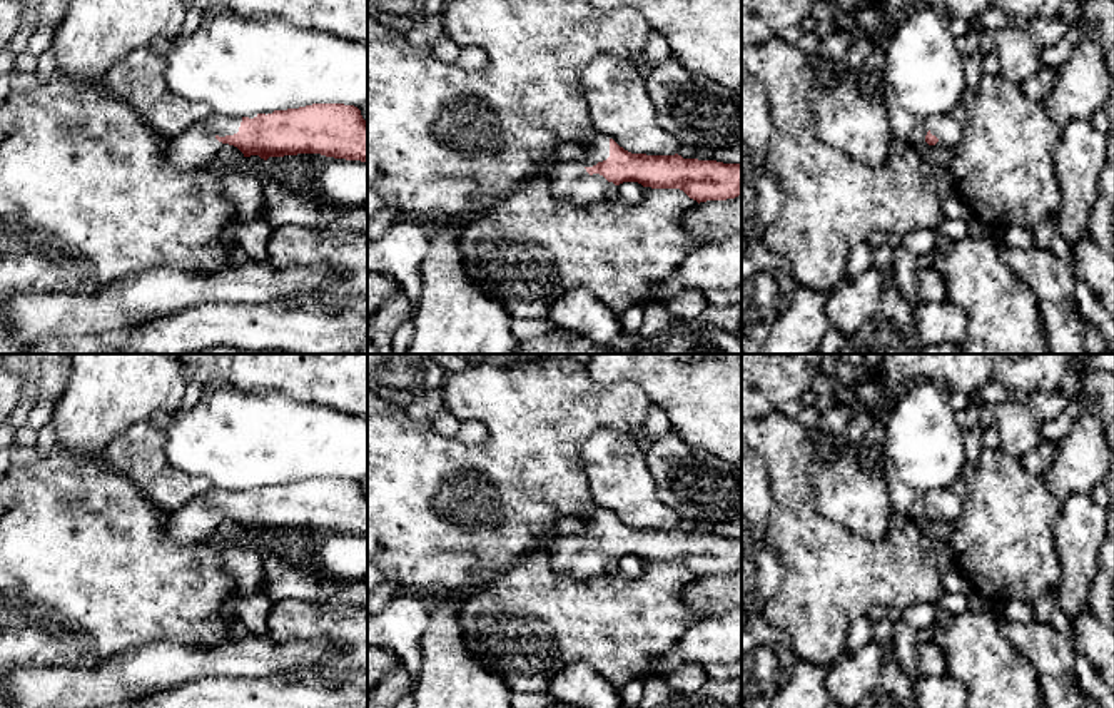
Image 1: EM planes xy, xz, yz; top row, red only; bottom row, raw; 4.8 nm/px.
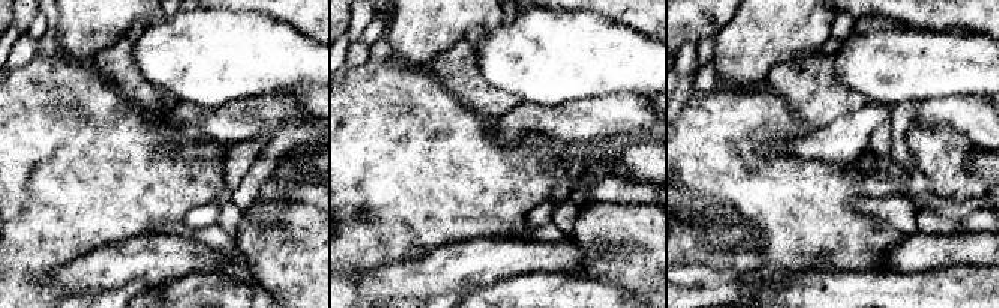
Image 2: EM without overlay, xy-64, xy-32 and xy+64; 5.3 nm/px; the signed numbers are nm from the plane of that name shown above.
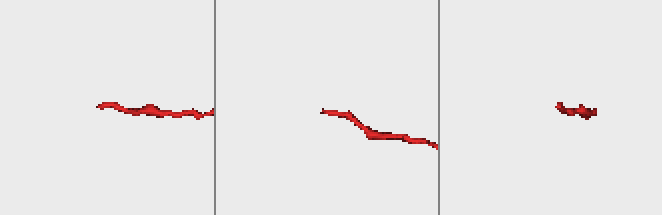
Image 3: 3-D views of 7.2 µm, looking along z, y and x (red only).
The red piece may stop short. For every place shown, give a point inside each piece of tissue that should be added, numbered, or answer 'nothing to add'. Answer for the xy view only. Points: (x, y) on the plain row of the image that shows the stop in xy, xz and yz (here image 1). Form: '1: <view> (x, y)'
1: xy (196, 521)

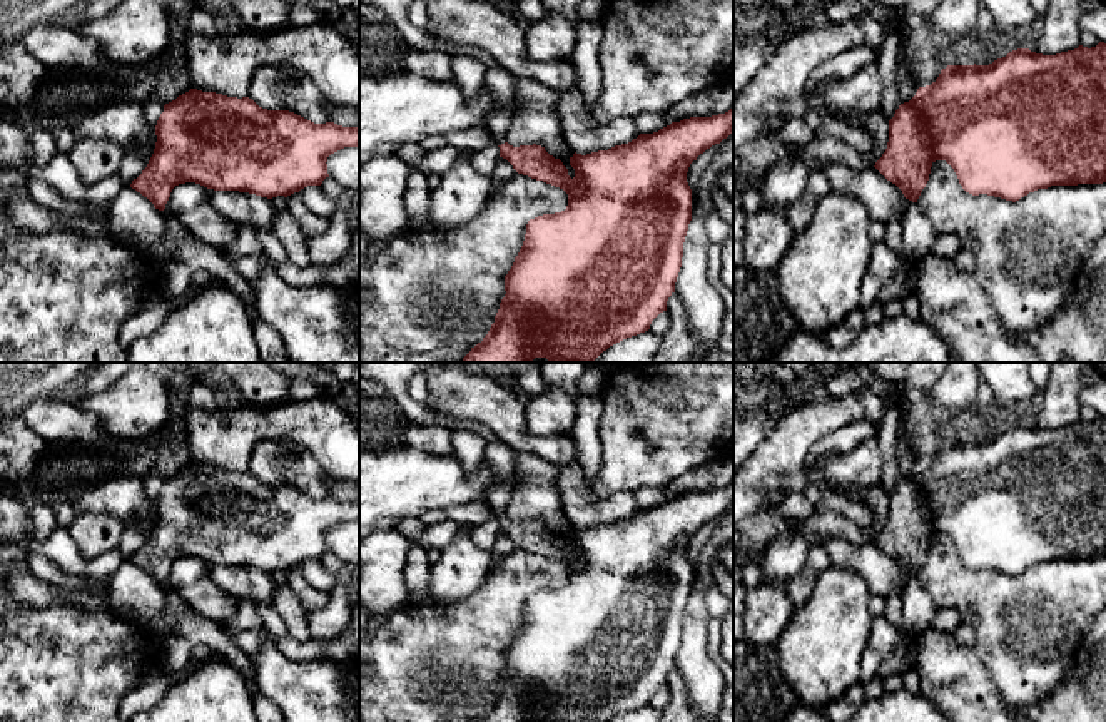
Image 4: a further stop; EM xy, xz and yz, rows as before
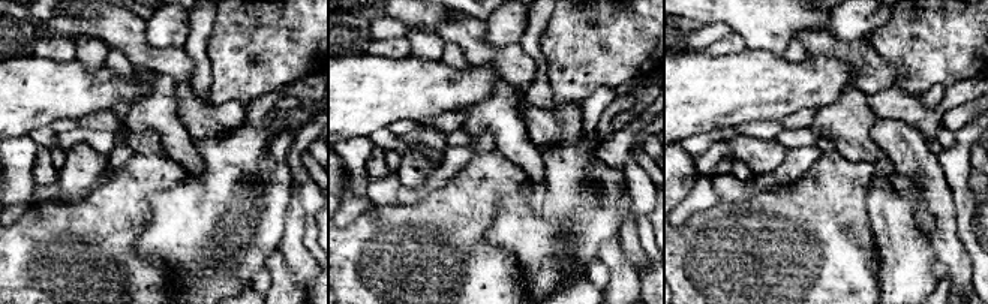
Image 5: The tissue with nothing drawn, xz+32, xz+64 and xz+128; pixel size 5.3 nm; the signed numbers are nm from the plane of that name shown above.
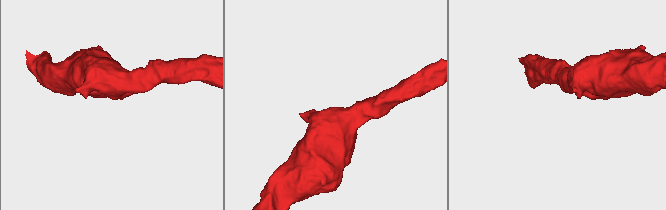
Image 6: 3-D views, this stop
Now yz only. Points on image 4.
1: yz (918, 607)

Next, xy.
1: xy (177, 619)

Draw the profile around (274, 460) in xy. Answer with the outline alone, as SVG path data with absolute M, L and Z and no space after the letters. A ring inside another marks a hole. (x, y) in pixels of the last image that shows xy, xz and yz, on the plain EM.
M261 440L252 450L247 471L267 485L289 485L314 498L329 496L322 466L304 445L291 440Z

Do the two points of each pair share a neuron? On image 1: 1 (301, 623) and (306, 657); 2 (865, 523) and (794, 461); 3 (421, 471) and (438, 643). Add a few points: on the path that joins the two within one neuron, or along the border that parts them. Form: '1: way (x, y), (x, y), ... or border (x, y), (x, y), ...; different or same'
1: border (268, 633), (278, 640), (326, 640), (334, 653); different
2: border (815, 446), (809, 485), (819, 511); different
3: border (463, 593), (438, 598); different

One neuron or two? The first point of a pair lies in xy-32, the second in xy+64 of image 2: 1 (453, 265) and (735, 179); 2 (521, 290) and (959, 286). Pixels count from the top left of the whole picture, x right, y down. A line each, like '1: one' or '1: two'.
1: two
2: one

